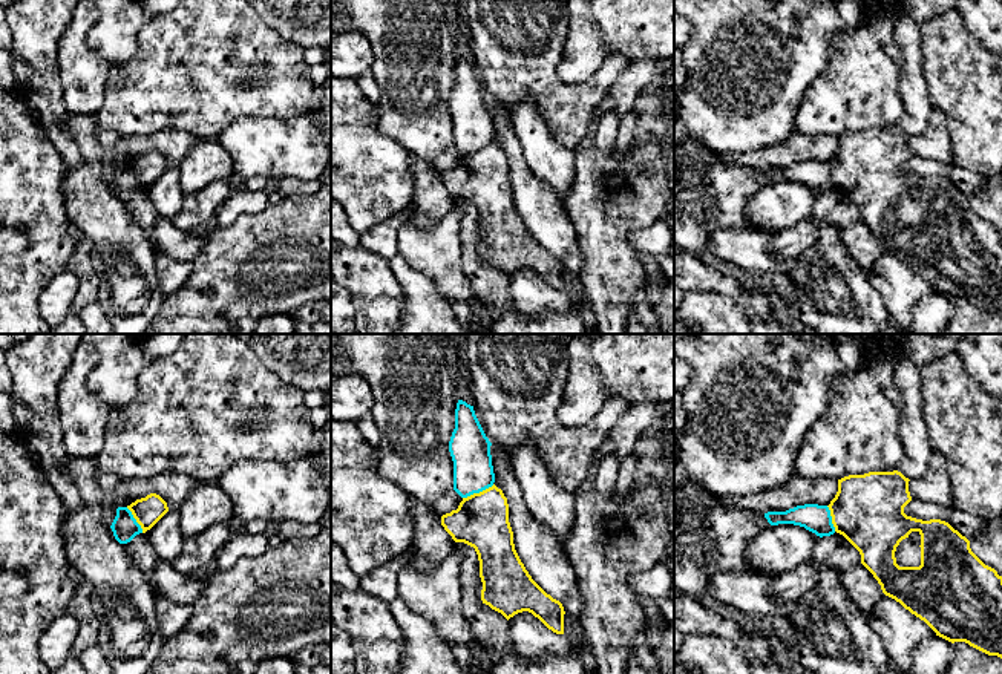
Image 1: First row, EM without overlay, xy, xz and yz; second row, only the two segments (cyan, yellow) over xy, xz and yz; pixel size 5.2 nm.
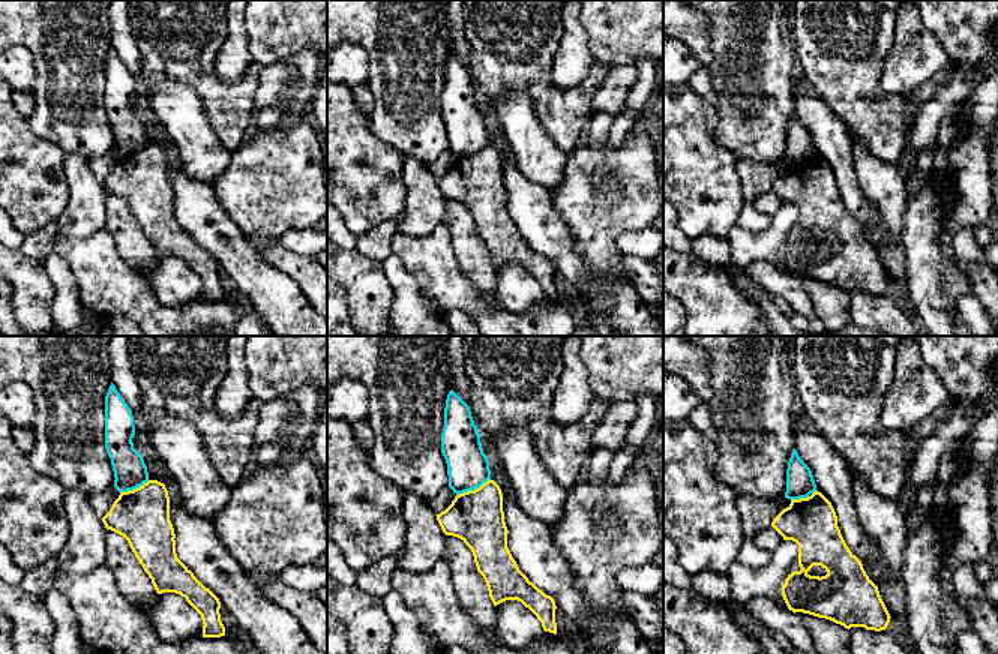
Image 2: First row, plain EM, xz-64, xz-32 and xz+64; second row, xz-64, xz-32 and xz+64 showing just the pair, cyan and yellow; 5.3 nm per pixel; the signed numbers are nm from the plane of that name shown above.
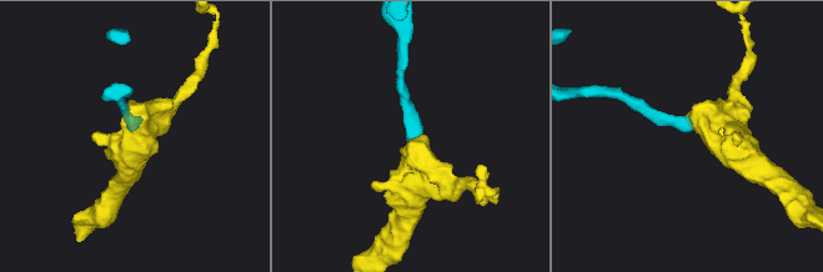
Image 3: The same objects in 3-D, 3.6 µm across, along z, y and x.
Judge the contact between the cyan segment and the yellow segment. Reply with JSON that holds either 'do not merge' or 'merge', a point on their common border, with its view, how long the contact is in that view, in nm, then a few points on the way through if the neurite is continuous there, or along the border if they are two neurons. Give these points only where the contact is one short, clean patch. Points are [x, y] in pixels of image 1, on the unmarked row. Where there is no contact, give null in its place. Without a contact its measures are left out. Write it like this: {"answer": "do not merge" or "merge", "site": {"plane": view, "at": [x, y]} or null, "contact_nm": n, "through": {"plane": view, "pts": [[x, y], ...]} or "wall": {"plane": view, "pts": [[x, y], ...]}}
{"answer": "do not merge", "site": {"plane": "xz", "at": [478, 149]}, "contact_nm": 180, "wall": {"plane": "xz", "pts": [[494, 141], [463, 155]]}}

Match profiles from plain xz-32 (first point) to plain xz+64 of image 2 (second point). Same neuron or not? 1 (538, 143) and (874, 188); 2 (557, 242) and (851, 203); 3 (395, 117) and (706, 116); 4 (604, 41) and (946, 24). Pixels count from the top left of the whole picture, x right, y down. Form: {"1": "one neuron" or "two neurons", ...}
{"1": "one neuron", "2": "one neuron", "3": "two neurons", "4": "one neuron"}

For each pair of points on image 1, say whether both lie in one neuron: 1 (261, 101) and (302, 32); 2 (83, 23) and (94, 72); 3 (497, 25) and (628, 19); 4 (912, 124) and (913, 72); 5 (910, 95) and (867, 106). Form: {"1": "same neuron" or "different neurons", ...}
{"1": "different neurons", "2": "same neuron", "3": "different neurons", "4": "same neuron", "5": "different neurons"}

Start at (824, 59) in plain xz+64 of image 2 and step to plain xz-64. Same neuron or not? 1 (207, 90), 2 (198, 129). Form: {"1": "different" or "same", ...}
{"1": "same", "2": "different"}

